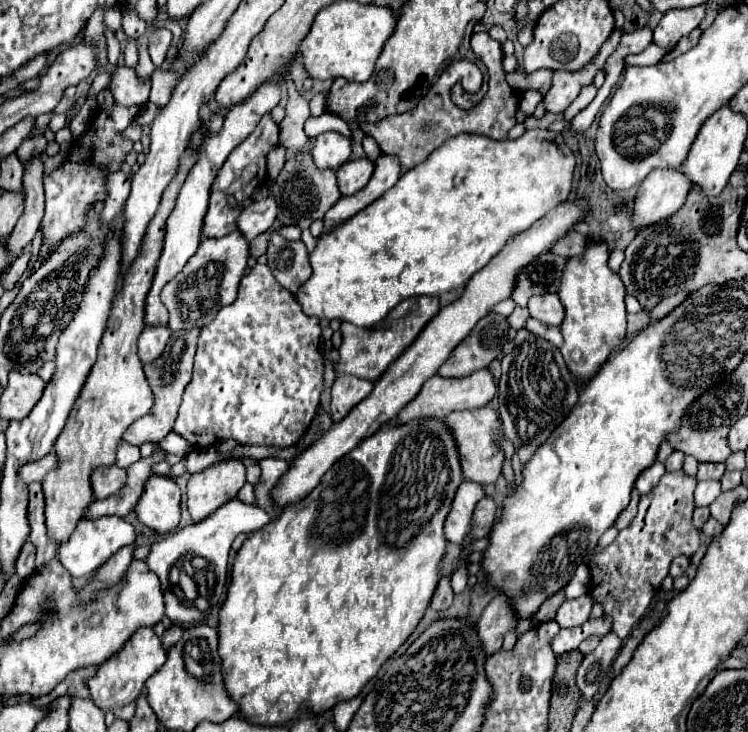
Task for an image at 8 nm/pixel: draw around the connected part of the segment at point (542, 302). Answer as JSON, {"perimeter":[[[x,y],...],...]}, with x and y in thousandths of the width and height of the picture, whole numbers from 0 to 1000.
{"perimeter":[[[730,400],[730,403],[717,403],[706,414],[706,425],[714,436],[735,444],[735,447],[749,447],[754,436],[754,419],[746,408],[746,403]]]}

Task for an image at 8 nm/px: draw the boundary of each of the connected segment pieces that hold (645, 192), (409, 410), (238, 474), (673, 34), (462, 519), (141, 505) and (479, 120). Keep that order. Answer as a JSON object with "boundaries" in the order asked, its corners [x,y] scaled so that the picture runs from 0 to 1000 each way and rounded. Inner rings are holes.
{"boundaries":[[[[874,231],[858,247],[848,280],[848,307],[864,310],[904,291],[925,258],[922,245],[909,231]]],[[[652,504],[636,507],[636,510],[623,512],[623,515],[612,515],[612,518],[596,518],[596,515],[580,512],[580,515],[575,515],[575,518],[564,526],[561,537],[551,545],[551,551],[543,553],[543,556],[532,564],[529,575],[532,575],[532,578],[545,578],[545,575],[551,575],[551,572],[556,572],[556,570],[591,570],[591,572],[594,572],[594,570],[596,570],[599,564],[604,564],[604,561],[639,559],[639,556],[652,553],[652,551],[660,545],[663,534],[666,534],[663,518],[658,515],[658,510],[655,510]]],[[[302,627],[251,654],[251,698],[257,712],[275,709],[294,690],[318,676],[329,660],[329,641],[321,627]]],[[[947,7],[893,15],[882,26],[880,37],[874,40],[874,59],[890,67],[890,72],[898,72],[909,59],[909,53],[922,48],[939,31],[939,26],[944,23],[944,15],[947,15]]],[[[620,657],[612,665],[604,695],[602,695],[596,717],[594,717],[594,728],[602,742],[610,742],[610,745],[620,742],[623,731],[631,725],[634,693],[647,679],[650,679],[650,673],[647,673],[644,663],[639,663],[634,657]]],[[[203,649],[182,690],[184,712],[211,728],[233,725],[241,714],[241,665],[233,654]]],[[[651,42],[634,45],[628,61],[632,71],[650,89],[652,102],[655,102],[655,111],[652,111],[655,122],[639,143],[634,143],[626,152],[612,149],[602,138],[602,130],[596,124],[588,127],[588,105],[586,105],[583,116],[578,116],[578,122],[570,127],[570,133],[553,149],[548,149],[543,154],[521,157],[511,165],[503,165],[503,168],[484,168],[481,171],[487,184],[497,187],[505,195],[508,209],[532,214],[537,234],[559,228],[586,201],[591,201],[599,190],[604,190],[610,184],[636,182],[636,184],[658,187],[658,190],[676,190],[679,179],[690,171],[690,152],[693,152],[693,143],[695,143],[695,133],[693,133],[693,127],[687,127],[687,122],[676,111],[676,100],[671,94],[671,78],[674,78],[671,61],[666,56],[660,56]]]]}

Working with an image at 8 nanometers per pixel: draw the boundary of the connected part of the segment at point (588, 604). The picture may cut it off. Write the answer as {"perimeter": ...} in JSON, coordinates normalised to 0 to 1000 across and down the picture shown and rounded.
{"perimeter":[[[789,810],[778,813],[773,818],[754,821],[743,837],[743,851],[749,857],[773,857],[786,848],[791,829],[794,829],[794,818]]]}

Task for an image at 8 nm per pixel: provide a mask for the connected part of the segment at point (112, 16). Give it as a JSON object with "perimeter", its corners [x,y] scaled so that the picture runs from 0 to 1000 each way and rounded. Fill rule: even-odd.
{"perimeter":[[[144,12],[139,19],[139,30],[150,42],[155,44],[162,37],[162,16],[160,12]]]}

